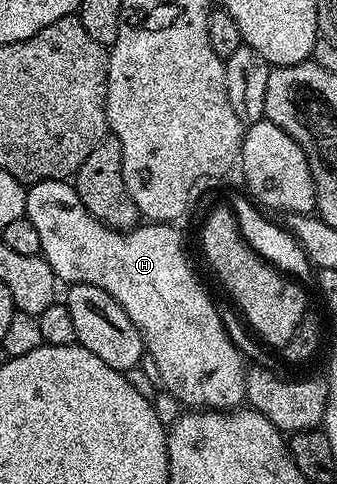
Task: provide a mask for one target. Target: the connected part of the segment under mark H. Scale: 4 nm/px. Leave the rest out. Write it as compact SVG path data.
M38 181L35 185L30 186L27 189L27 212L25 215L31 220L33 227L37 227L37 235L41 238L41 256L47 260L49 267L53 267L55 276L60 282L67 281L68 286L92 285L93 287L101 287L105 291L109 291L109 295L113 295L113 299L117 299L117 303L121 303L121 307L125 307L125 315L129 315L129 319L133 319L133 323L143 340L144 350L149 354L149 361L151 357L156 371L159 372L160 379L163 380L162 388L171 392L183 407L190 407L195 411L232 411L240 408L246 402L245 379L247 378L247 369L245 364L243 365L243 357L239 354L234 339L227 334L218 307L211 302L211 297L203 290L198 275L191 270L191 265L187 262L187 253L183 250L183 241L179 238L174 224L140 223L134 229L124 231L118 227L101 223L93 215L89 215L85 203L81 203L81 199L77 195L74 184L67 181Z

